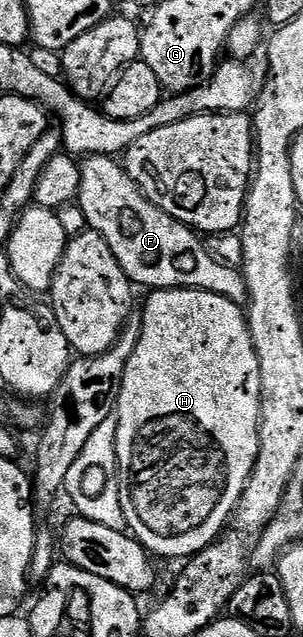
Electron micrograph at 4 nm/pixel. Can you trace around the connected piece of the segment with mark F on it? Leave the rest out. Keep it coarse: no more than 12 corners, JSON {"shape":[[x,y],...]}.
{"shape":[[115,157],[77,204],[132,286],[242,306],[242,272],[151,202]]}

